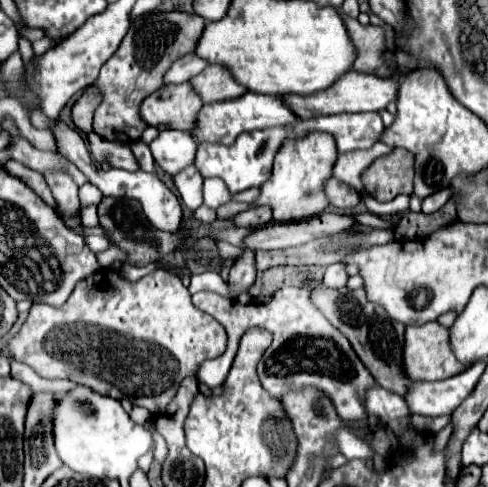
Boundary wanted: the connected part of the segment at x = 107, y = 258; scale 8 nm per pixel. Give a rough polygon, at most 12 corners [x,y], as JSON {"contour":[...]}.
{"contour":[[110,245],[105,251],[96,253],[102,267],[115,261],[124,261],[126,254]]}

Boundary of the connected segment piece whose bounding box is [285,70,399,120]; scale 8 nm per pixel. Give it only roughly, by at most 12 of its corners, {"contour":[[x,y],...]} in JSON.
{"contour":[[351,70],[313,96],[285,96],[301,120],[377,112],[397,98],[389,78]]}

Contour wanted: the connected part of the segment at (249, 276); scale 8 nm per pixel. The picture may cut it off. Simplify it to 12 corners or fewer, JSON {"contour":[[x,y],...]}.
{"contour":[[245,248],[231,266],[233,298],[255,282],[255,252]]}

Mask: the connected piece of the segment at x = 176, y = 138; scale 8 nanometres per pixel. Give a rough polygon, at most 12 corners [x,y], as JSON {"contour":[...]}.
{"contour":[[159,132],[149,144],[155,164],[171,176],[193,164],[189,132]]}

